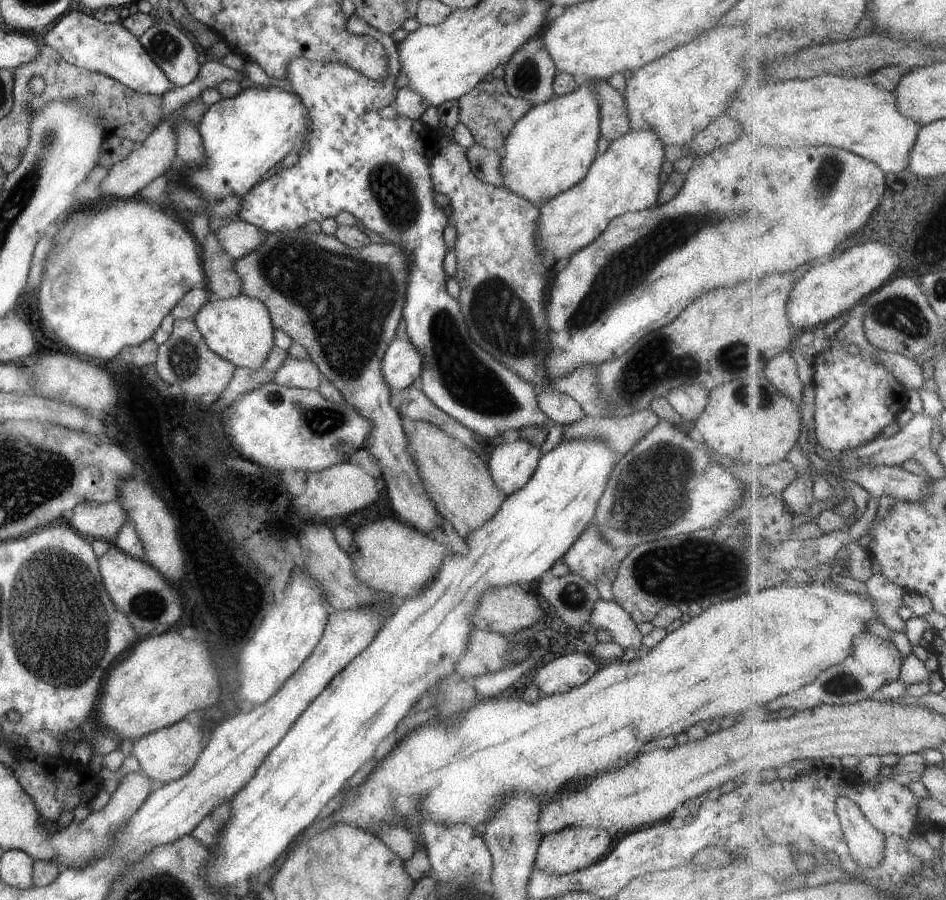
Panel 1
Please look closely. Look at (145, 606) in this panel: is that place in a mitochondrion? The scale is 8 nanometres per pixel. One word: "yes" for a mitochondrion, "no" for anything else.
yes

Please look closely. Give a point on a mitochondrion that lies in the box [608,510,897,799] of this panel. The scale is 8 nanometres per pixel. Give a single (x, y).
(660, 571)

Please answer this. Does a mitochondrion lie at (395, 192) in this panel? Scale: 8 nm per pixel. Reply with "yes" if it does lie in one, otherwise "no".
yes

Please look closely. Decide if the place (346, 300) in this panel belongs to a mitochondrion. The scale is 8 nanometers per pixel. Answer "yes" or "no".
yes

